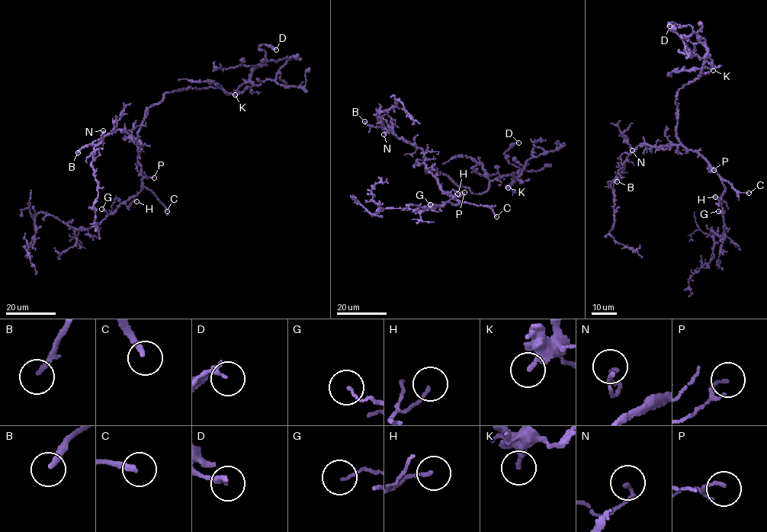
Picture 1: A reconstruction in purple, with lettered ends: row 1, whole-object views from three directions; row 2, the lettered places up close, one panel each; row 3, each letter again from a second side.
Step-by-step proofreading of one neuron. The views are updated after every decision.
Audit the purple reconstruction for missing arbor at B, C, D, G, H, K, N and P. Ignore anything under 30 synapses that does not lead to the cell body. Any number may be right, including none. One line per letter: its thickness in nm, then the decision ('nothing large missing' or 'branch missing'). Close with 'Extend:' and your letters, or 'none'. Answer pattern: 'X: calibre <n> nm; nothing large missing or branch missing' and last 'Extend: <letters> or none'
B: calibre 220 nm; branch missing
C: calibre 240 nm; branch missing
D: calibre 200 nm; nothing large missing
G: calibre 90 nm; nothing large missing
H: calibre 120 nm; nothing large missing
K: calibre 300 nm; nothing large missing
N: calibre 160 nm; nothing large missing
P: calibre 120 nm; nothing large missing
Extend: B, C

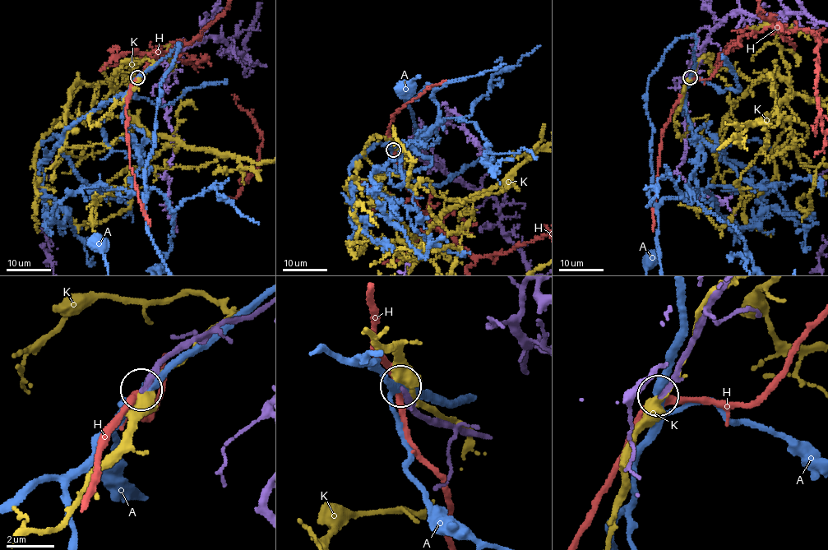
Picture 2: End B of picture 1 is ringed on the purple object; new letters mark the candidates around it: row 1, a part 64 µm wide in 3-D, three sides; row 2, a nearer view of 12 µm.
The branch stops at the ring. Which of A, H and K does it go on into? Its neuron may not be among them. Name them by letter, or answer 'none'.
none

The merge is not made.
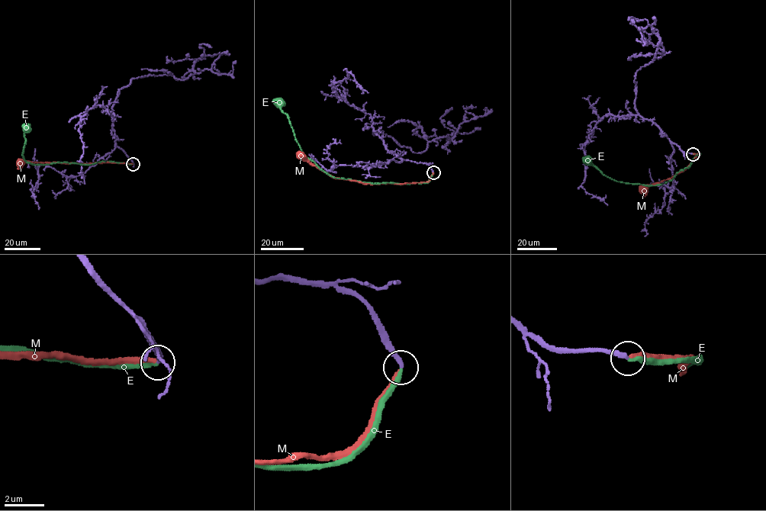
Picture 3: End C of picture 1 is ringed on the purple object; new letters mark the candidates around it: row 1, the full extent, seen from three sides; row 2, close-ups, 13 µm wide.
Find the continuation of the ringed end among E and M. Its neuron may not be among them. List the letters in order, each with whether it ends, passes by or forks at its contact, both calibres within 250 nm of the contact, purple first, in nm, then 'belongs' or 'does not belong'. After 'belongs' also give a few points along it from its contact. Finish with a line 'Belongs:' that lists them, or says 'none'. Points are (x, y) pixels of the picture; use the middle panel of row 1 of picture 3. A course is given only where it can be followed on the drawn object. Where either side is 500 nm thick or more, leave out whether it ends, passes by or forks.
E: it ends there; 260 nm thick on the purple side, 200 nm on the other; belongs; it runs (433, 172), (426, 183), (407, 184), (335, 178), (303, 154), (280, 102)
M: it ends there; 240 nm thick on the purple side, 240 nm on the other; does not belong
Belongs: E

